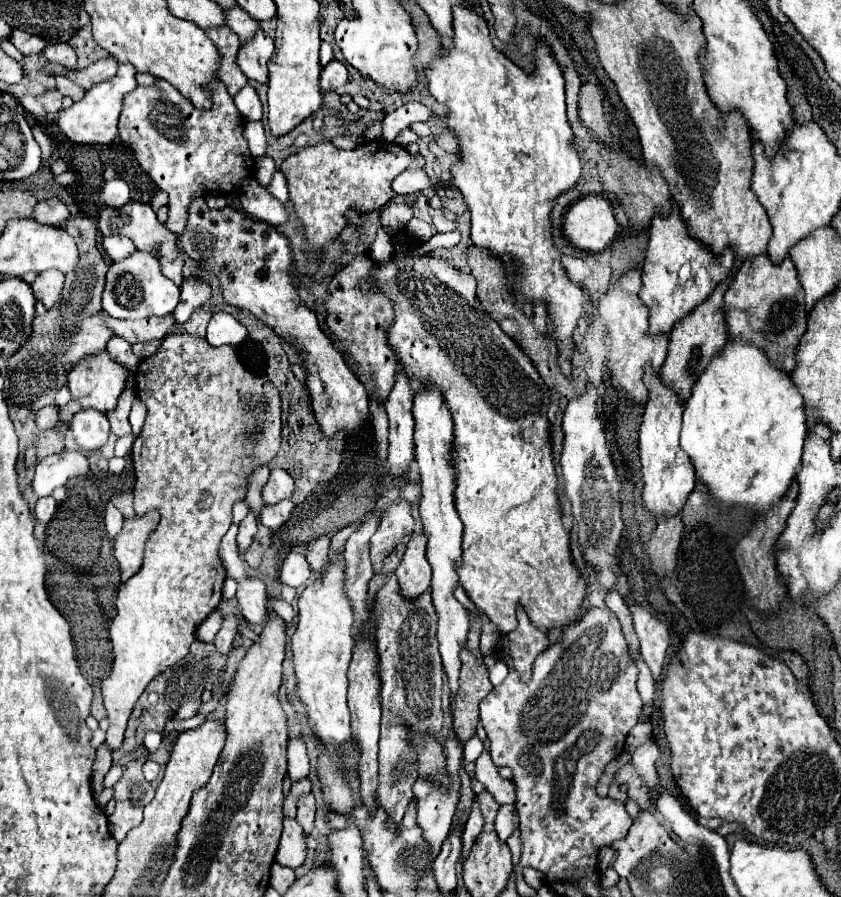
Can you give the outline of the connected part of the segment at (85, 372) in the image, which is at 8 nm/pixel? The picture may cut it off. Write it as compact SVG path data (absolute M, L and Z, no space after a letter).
M107 350L99 352L99 354L93 354L93 356L87 356L83 358L81 362L77 362L73 366L73 370L69 372L69 390L71 390L71 402L67 406L61 408L61 414L59 418L63 422L69 422L73 418L75 412L79 410L85 410L85 408L95 408L99 412L109 412L115 404L117 404L117 398L119 394L125 390L125 380L127 380L127 368L121 366L119 362L115 362Z

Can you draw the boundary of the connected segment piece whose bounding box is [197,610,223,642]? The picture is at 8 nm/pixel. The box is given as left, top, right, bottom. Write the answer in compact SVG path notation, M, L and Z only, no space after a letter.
M215 610L201 626L199 626L199 636L205 640L205 642L213 642L213 638L215 638L215 634L219 632L219 628L221 628L221 624L223 624L223 614L221 614L221 610Z

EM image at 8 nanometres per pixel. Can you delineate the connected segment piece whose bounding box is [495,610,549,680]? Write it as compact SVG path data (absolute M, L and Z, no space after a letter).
M519 610L517 620L519 620L517 630L511 634L502 635L504 643L500 644L499 639L495 655L499 660L506 661L509 668L517 668L517 672L521 674L521 680L529 680L533 660L541 654L541 650L549 646L549 640L545 632L537 630L529 622L523 610Z

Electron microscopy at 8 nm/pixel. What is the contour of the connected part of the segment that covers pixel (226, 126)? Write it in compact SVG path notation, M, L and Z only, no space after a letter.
M157 80L155 86L137 86L125 96L119 116L119 136L127 142L141 168L153 182L169 194L169 218L165 228L181 234L187 224L187 208L193 198L207 194L225 194L241 188L245 178L253 176L253 158L243 136L245 120L235 108L225 84L209 86L213 96L211 110L197 110L169 82Z

